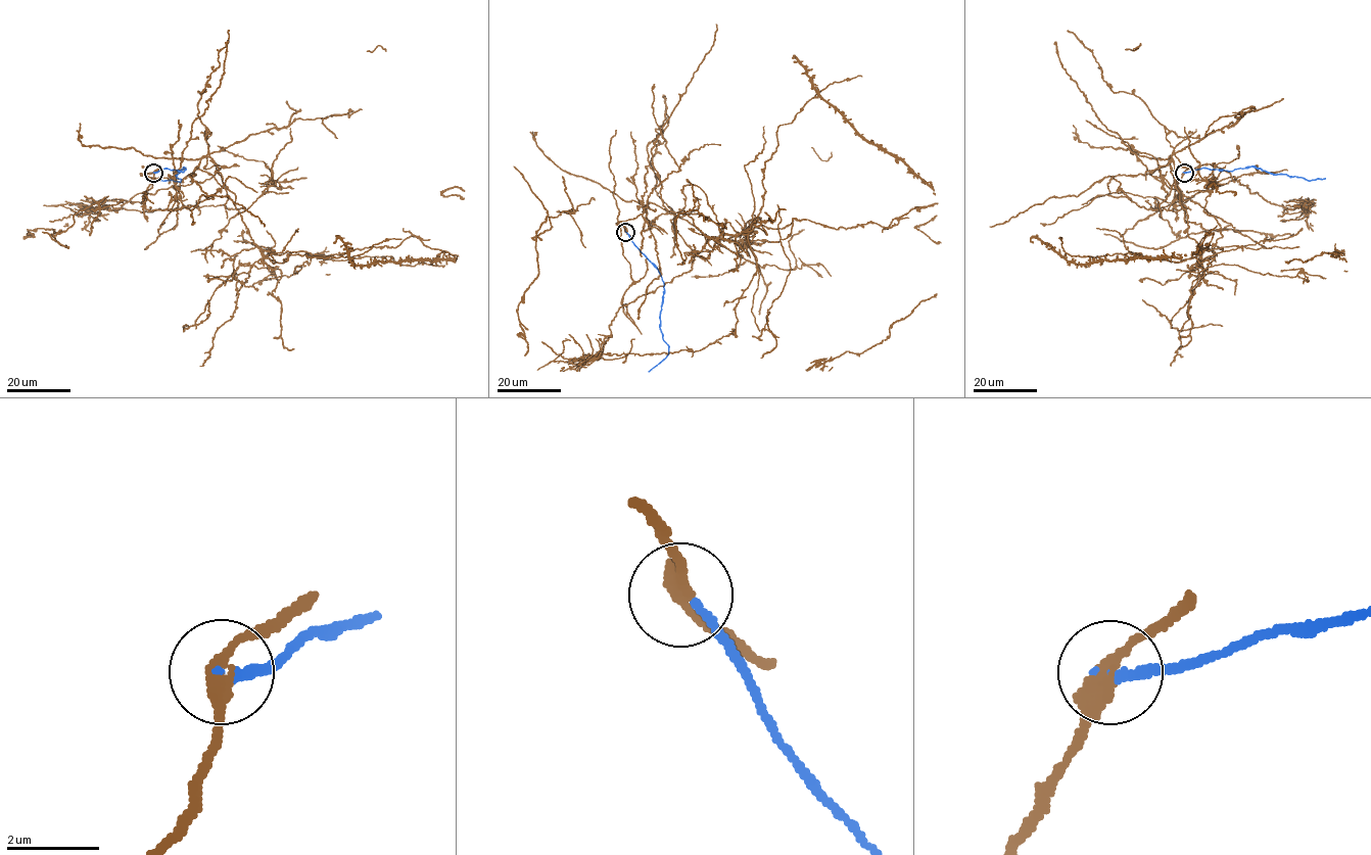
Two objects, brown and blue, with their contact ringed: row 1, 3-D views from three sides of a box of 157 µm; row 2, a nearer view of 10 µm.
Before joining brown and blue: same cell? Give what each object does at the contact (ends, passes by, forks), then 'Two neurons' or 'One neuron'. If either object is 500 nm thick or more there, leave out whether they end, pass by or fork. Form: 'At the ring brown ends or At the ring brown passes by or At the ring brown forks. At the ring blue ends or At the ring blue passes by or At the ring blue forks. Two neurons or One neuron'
At the ring brown passes by. At the ring blue ends. Two neurons

